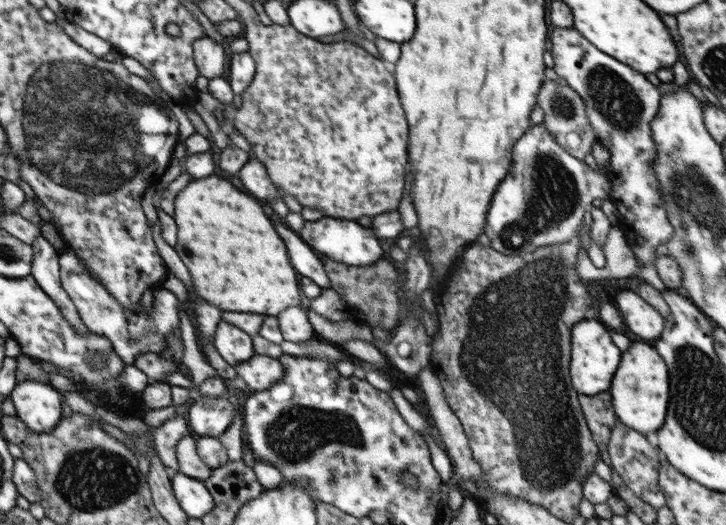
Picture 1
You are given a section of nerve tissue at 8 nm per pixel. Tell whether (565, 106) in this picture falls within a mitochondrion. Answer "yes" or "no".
yes

